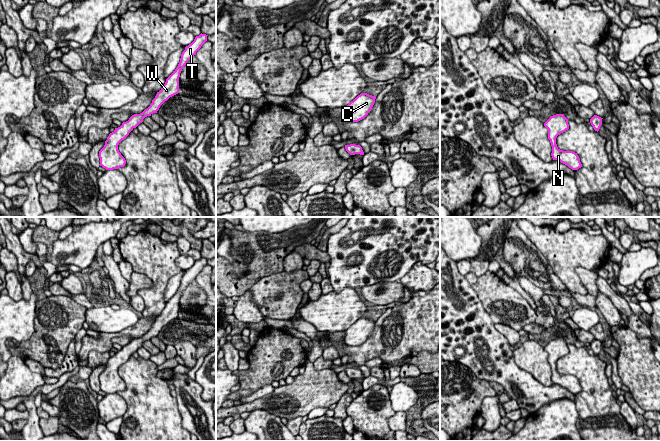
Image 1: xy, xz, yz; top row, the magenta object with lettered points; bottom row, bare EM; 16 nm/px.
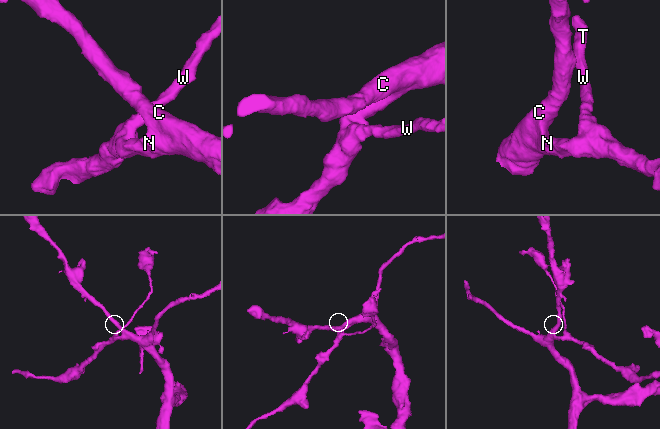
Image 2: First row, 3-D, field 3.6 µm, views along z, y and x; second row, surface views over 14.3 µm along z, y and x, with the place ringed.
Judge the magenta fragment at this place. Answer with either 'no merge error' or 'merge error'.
no merge error

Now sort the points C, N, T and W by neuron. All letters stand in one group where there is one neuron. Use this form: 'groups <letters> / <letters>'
groups C N T W

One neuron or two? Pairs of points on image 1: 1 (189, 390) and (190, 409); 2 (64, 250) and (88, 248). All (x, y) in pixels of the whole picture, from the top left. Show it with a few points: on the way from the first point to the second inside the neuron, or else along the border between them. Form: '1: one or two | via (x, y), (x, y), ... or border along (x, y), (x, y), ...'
1: one | via (189, 395), (190, 404)
2: one | via (70, 250), (82, 248)

